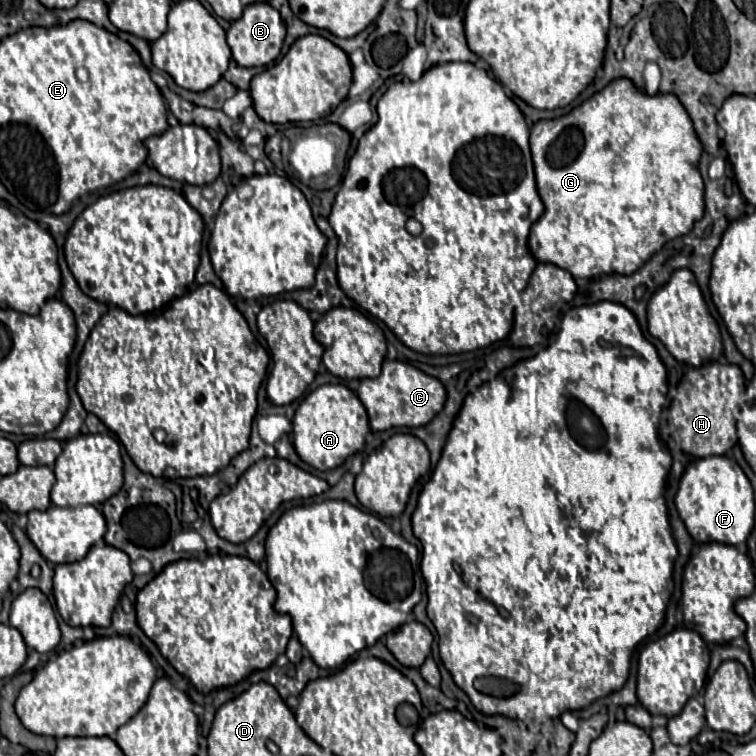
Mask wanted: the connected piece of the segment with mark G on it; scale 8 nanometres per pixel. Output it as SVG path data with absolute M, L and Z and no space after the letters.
M617 78L609 82L601 92L595 92L589 100L573 108L569 114L563 114L559 118L551 120L539 120L531 128L531 154L535 164L535 178L537 178L537 190L545 204L543 216L531 226L529 234L529 248L535 260L555 264L567 272L571 272L575 278L595 278L599 274L623 274L629 276L635 270L639 270L655 252L659 252L669 240L677 236L685 236L691 232L693 224L703 216L703 178L699 172L699 160L703 154L703 144L693 128L693 122L679 102L675 94L655 94L649 96L641 92L629 78Z

